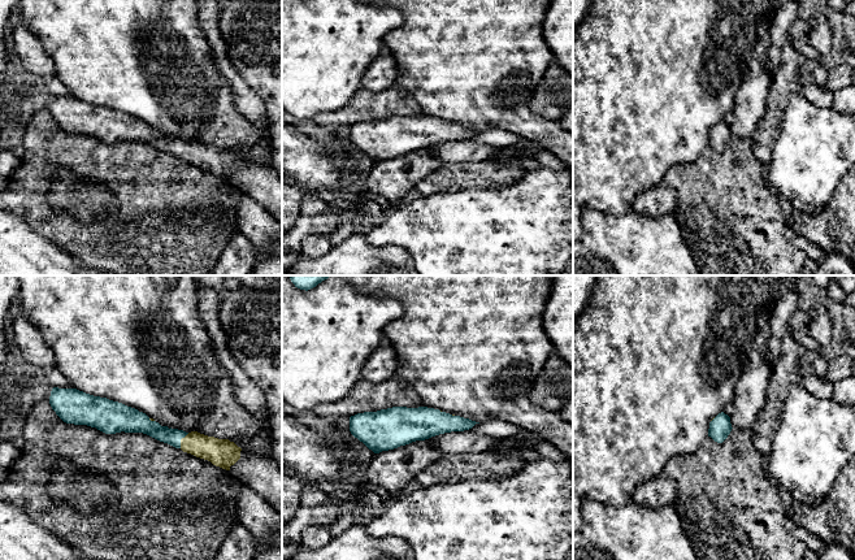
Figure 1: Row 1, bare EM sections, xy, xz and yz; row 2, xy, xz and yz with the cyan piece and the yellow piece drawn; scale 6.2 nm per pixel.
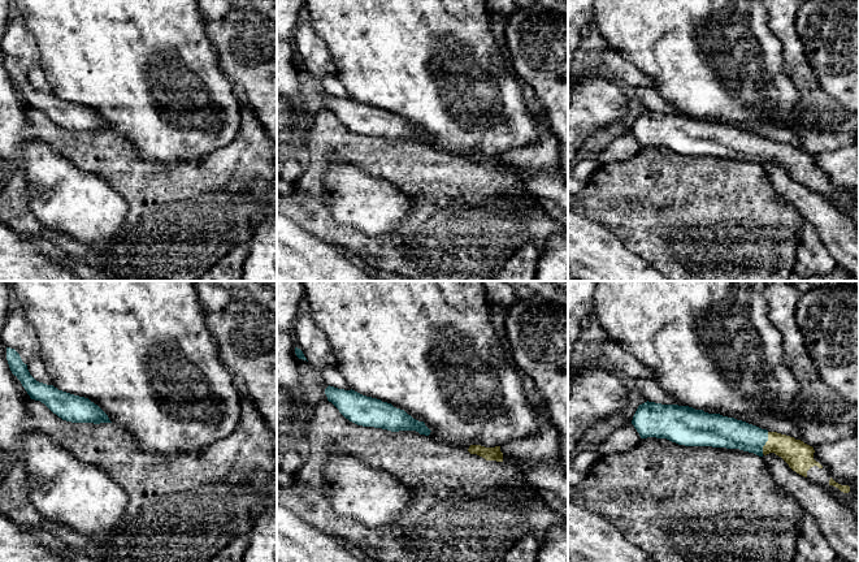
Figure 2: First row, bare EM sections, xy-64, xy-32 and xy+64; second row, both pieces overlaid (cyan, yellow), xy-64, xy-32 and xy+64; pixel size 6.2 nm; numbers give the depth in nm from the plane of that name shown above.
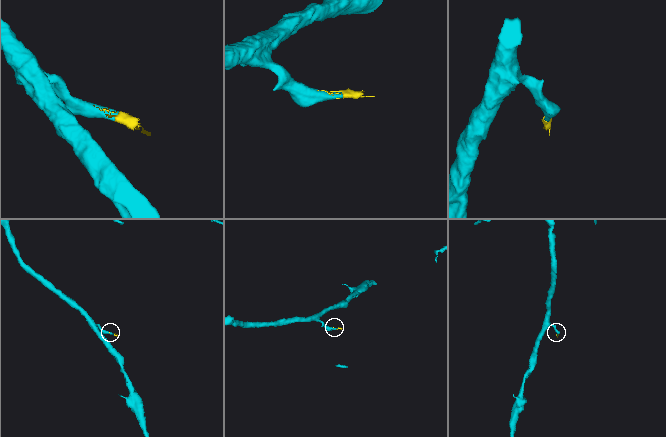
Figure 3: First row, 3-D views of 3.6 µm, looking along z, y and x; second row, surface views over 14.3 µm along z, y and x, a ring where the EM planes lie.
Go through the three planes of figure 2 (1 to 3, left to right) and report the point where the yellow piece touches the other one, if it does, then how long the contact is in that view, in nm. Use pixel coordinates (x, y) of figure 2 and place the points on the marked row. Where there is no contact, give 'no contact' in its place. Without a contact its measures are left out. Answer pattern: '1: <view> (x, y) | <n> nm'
1: no contact
2: no contact
3: xy+64 (766, 441) | 140 nm

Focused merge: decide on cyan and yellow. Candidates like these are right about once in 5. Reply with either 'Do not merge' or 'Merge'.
Merge

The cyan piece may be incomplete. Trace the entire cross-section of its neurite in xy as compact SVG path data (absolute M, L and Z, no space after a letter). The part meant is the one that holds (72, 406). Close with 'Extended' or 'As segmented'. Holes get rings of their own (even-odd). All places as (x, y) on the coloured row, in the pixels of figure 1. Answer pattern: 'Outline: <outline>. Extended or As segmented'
Outline: M53 387L49 404L66 424L87 425L105 434L143 433L230 470L282 517L282 468L272 456L248 453L229 439L161 426L135 408L77 388Z. Extended

